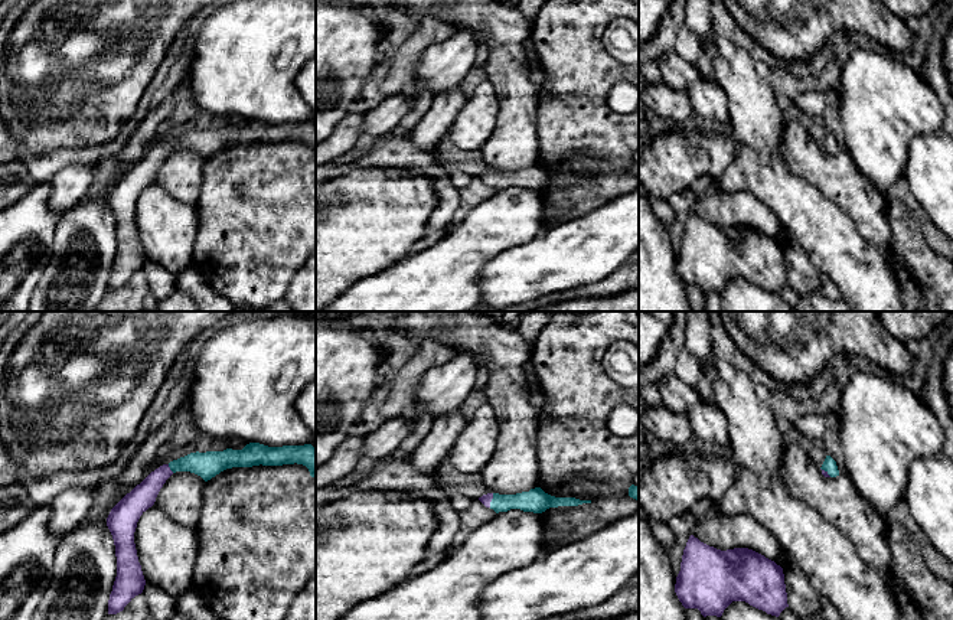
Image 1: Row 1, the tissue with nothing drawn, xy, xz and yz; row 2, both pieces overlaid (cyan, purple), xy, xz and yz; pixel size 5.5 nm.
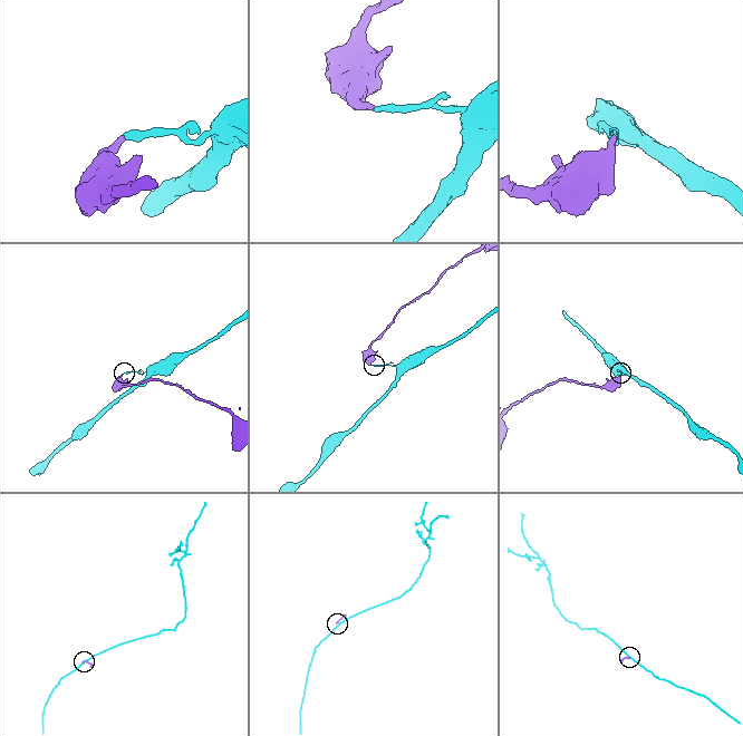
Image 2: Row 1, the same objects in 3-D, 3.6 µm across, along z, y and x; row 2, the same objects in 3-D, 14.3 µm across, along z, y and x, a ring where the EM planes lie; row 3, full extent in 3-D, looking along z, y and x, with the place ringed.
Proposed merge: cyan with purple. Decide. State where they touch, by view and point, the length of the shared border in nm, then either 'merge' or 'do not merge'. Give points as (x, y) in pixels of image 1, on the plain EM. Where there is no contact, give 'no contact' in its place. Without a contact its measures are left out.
meets cyan in xz at (492, 178); contact 80 nm long; merge

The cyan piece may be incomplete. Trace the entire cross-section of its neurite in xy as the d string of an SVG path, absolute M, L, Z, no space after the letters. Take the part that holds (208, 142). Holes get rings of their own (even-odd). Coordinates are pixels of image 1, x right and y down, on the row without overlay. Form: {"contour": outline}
{"contour": "M249 120L242 127L190 130L151 149L110 189L107 203L112 212L117 234L117 254L108 277L108 291L117 291L138 271L146 257L138 239L134 209L140 193L154 182L166 157L176 149L190 149L205 159L232 144L303 141L316 156L316 125L311 121L268 124Z"}

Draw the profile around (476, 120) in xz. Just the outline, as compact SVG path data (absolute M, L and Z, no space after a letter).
M482 82L454 120L446 146L460 150L480 150L496 127L499 108L500 104L492 82Z

